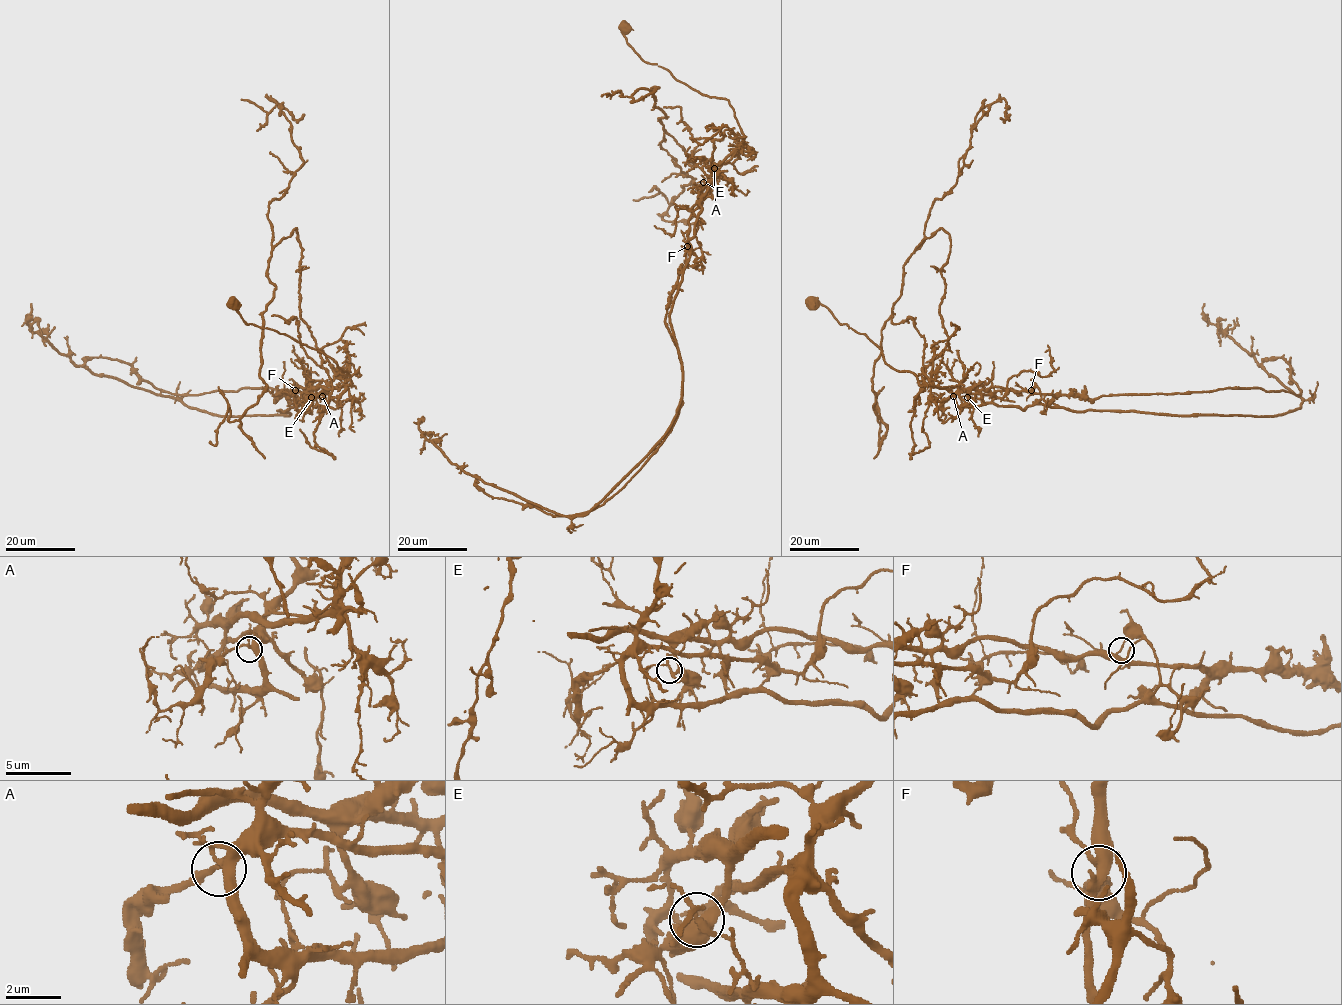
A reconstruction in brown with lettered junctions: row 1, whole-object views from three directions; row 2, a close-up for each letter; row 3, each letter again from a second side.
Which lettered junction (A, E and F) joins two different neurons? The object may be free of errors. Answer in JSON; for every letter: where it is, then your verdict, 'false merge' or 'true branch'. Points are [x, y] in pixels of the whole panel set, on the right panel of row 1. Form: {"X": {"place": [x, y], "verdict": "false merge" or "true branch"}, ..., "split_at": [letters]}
{"A": {"place": [953, 396], "verdict": "true branch"}, "E": {"place": [967, 397], "verdict": "true branch"}, "F": {"place": [1031, 390], "verdict": "false merge"}, "split_at": ["F"]}

